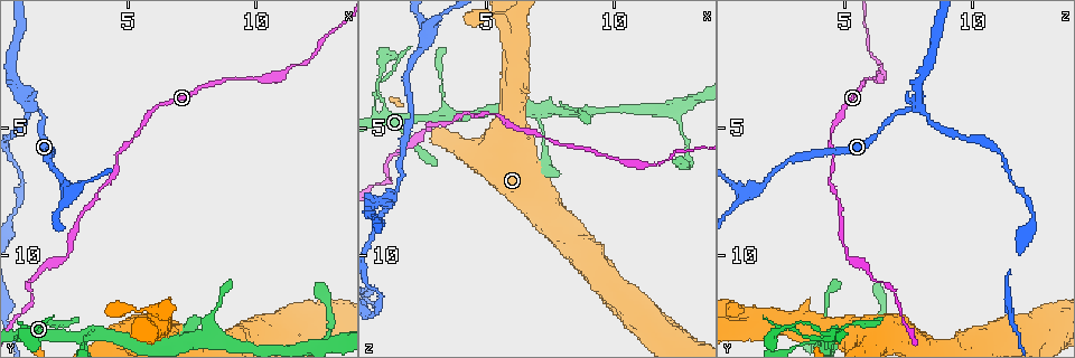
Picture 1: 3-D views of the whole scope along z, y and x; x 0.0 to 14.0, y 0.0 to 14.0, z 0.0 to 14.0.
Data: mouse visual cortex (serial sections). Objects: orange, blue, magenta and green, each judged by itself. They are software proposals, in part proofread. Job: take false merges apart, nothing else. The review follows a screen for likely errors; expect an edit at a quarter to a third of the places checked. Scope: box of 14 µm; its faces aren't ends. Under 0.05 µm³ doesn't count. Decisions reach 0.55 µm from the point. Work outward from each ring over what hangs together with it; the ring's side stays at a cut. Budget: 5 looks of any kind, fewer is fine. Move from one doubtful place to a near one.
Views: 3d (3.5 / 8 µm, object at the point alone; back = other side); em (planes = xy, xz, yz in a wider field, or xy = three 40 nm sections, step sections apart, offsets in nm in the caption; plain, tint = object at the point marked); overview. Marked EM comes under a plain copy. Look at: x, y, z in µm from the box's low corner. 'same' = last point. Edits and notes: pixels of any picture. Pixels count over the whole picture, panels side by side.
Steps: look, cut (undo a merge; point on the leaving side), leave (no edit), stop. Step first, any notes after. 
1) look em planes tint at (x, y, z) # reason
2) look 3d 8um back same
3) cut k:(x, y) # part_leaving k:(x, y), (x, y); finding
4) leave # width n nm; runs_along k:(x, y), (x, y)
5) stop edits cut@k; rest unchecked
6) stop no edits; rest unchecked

look em xy step 5 tint at (11.5, 2.5, 6.4) # thick turns thin

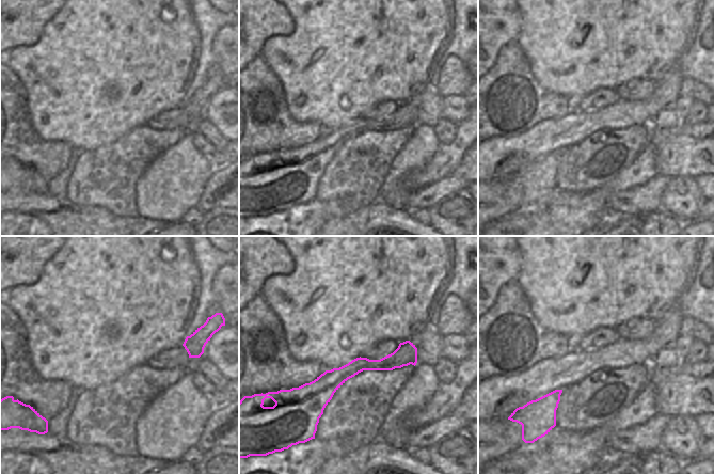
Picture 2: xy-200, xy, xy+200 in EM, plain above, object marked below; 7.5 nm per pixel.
look 3d 3.5um same # see where the arms go

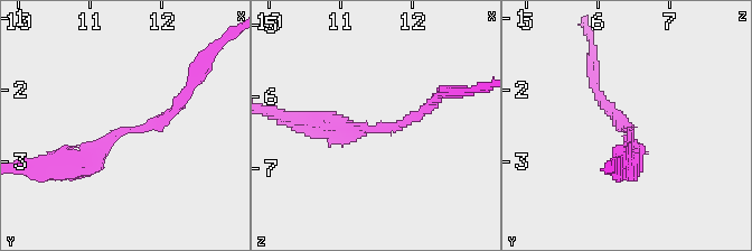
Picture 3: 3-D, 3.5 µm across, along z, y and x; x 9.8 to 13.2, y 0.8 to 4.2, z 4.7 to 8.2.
leave # arm_widths 150, 350 nm; runs_along 2:(414, 350), (298, 391); all the same cell

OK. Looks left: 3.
look 3d 3.5um back at (3.4, 13.1, 4.6) # sharp bend

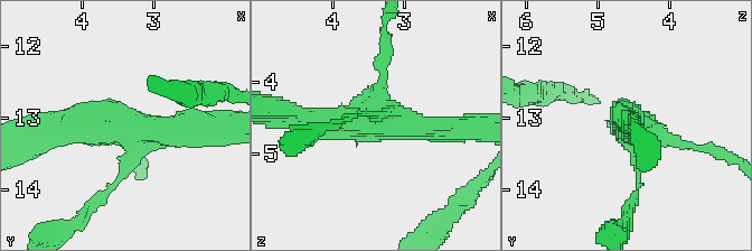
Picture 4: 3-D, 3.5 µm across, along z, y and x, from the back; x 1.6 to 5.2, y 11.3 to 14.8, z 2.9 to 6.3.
look em xy step 3 tint at (3.45, 13.20, 4.50) # arms 4; arm_widths 100, 150, 300, 300 nm

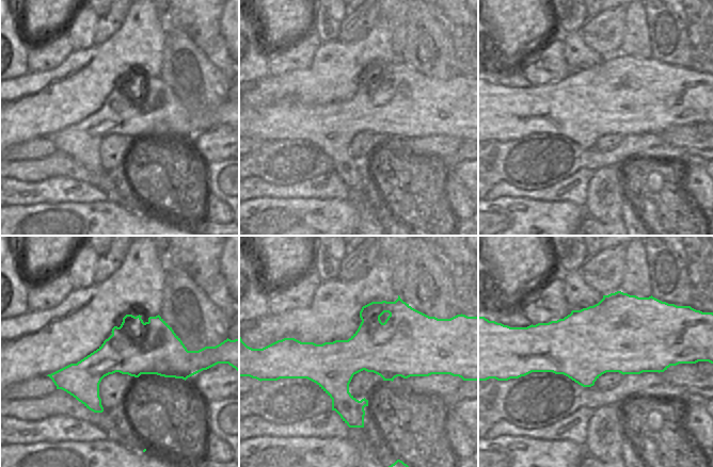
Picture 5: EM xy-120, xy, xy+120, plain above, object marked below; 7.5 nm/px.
leave # runs_along 4:(445, 129), (294, 118); continuous, no second cell

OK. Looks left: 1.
stop no edits; rest unchecked

